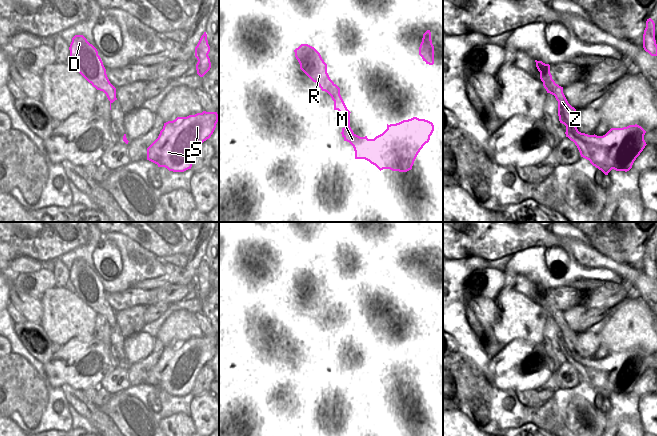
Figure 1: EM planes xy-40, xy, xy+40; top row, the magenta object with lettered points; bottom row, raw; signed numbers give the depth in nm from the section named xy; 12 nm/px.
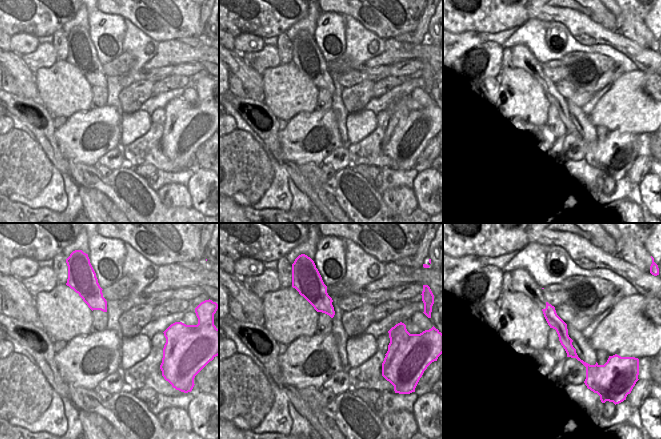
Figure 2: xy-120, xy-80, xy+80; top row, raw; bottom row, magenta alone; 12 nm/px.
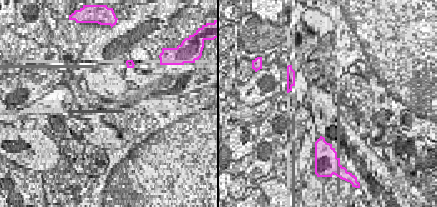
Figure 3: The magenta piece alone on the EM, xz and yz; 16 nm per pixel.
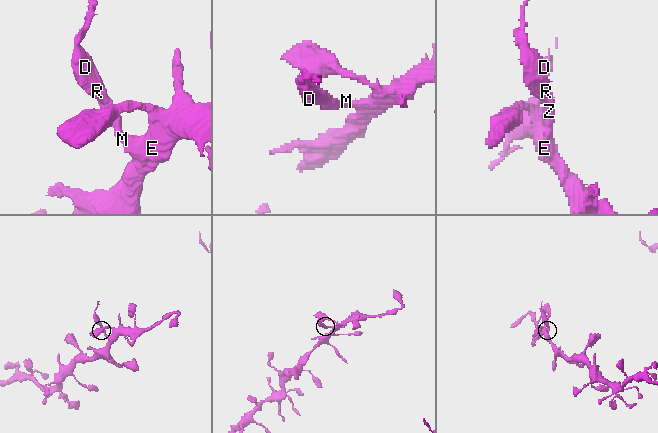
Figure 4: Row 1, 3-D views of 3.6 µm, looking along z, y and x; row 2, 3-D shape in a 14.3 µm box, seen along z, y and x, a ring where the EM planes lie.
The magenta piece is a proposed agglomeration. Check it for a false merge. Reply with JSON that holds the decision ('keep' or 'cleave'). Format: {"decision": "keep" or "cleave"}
{"decision": "cleave"}

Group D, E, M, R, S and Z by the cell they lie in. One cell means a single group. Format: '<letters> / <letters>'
D R Z / E M S

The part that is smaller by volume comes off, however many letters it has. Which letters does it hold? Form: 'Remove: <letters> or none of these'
Remove: D, R, Z

